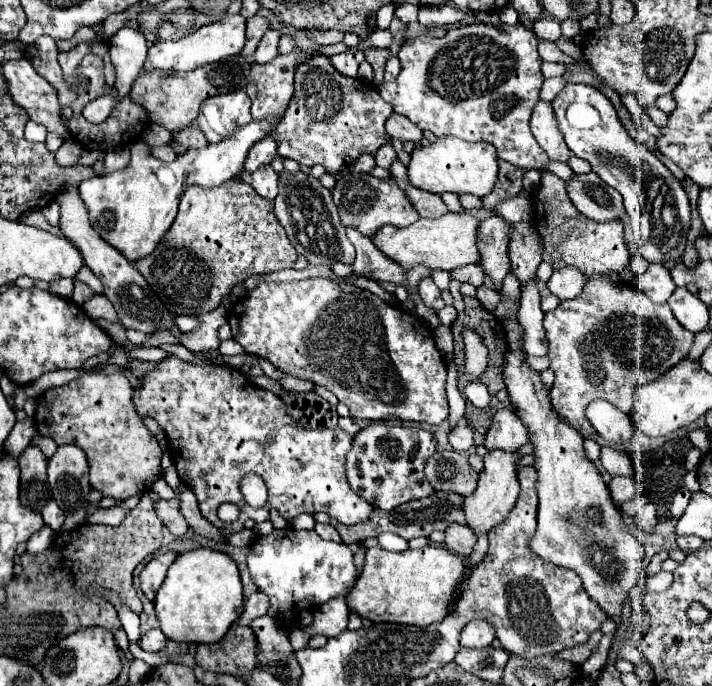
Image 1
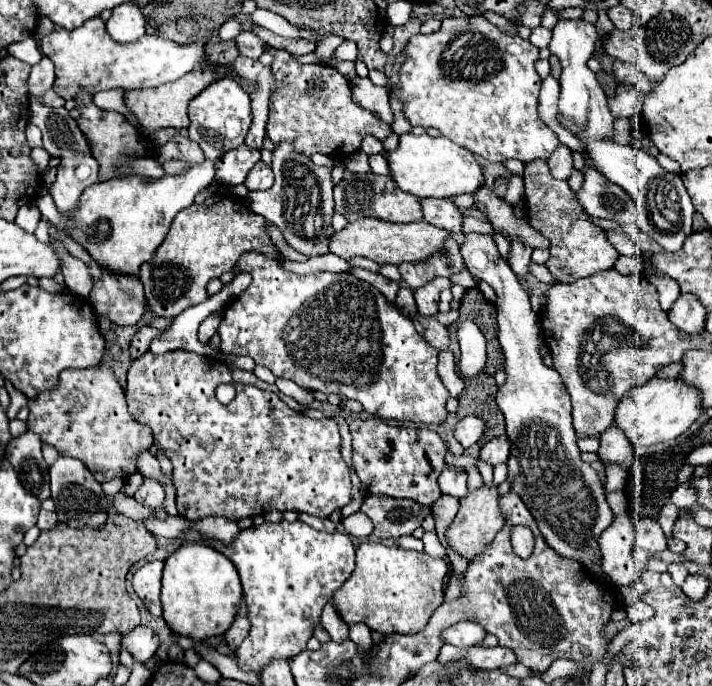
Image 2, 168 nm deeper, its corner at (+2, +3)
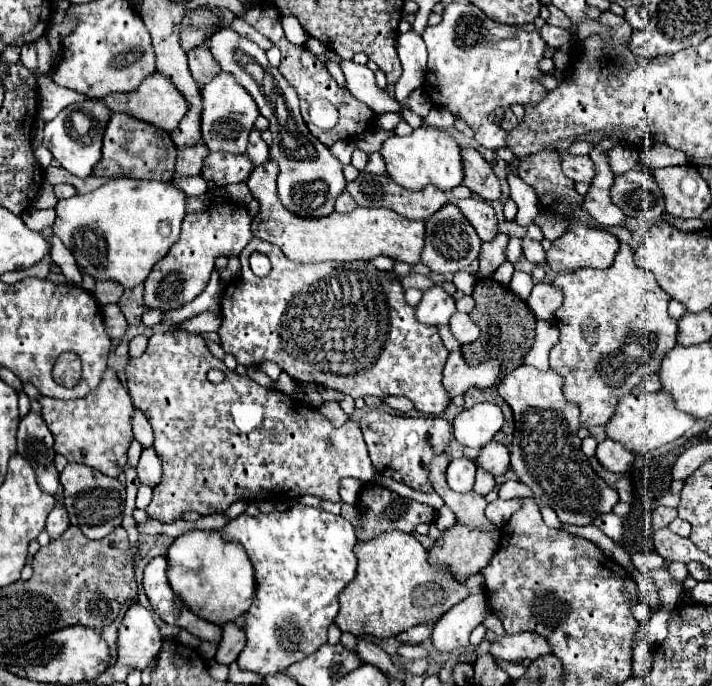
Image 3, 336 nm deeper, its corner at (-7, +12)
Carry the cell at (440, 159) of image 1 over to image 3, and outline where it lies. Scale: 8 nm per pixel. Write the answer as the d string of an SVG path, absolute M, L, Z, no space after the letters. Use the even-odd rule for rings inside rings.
M419 126L409 136L391 136L383 142L381 154L387 164L387 174L405 188L421 190L429 184L437 186L443 192L453 190L463 182L463 148L455 142L455 138L447 130L431 128L431 126Z

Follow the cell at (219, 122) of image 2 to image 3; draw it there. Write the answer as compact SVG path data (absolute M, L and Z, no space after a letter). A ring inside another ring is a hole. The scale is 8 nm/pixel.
M227 72L217 74L211 82L203 84L199 90L203 98L203 116L201 116L201 134L203 142L211 152L215 150L225 150L225 152L245 152L247 148L247 138L249 132L255 126L255 120L259 116L255 100L251 100L249 92L241 86L235 84L235 78Z

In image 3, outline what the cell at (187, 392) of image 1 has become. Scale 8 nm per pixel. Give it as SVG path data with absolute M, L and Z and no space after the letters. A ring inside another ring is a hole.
M179 330L175 334L153 334L145 354L131 358L127 364L127 388L135 408L139 408L153 426L153 448L163 462L163 478L153 488L153 500L147 506L147 514L161 522L175 522L189 510L199 510L201 516L223 512L239 500L277 502L277 498L297 500L311 494L321 500L341 502L341 478L349 476L367 484L377 476L377 470L369 460L361 428L353 420L347 420L343 426L333 426L333 422L317 408L279 390L263 388L247 374L241 376L235 370L225 368L223 360L215 358L205 340L195 332ZM211 368L225 372L225 380L221 384L207 380L207 372Z

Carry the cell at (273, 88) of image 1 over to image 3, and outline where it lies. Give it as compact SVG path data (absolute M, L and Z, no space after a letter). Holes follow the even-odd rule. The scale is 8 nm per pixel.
M253 128L251 136L249 136L247 154L249 154L249 158L255 162L255 166L265 164L265 162L269 160L269 146L265 144L265 140L261 138L261 132L259 132L257 128Z

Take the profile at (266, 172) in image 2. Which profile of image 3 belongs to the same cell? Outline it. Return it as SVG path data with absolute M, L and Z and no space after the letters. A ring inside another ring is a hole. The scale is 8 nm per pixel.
M269 160L267 164L261 164L255 168L247 180L247 186L253 194L253 198L261 204L259 214L253 218L253 234L265 242L271 242L283 250L283 254L295 262L353 262L353 260L369 260L375 256L389 256L393 260L401 260L407 264L417 264L419 254L425 244L425 220L405 220L397 212L391 212L387 208L355 208L349 214L339 214L333 212L327 218L299 218L291 212L287 212L279 198L277 198L277 174L279 174L279 164L275 160Z

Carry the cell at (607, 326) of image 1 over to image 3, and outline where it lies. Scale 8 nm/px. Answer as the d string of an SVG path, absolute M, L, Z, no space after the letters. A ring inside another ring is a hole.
M627 244L621 246L613 266L605 270L583 268L559 274L551 284L563 292L563 304L555 312L555 324L561 332L561 338L551 350L551 368L565 378L563 392L567 400L579 406L581 426L605 426L607 420L611 420L611 416L615 414L619 398L627 396L633 388L637 388L645 376L657 372L663 356L667 356L667 352L675 348L679 322L667 314L667 292L663 292L651 272L635 264L633 250Z

